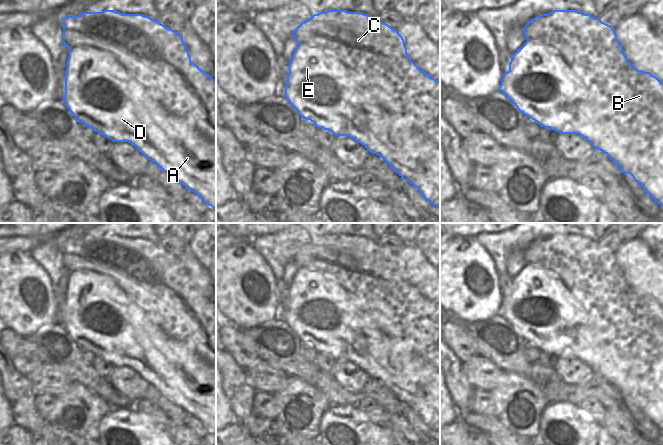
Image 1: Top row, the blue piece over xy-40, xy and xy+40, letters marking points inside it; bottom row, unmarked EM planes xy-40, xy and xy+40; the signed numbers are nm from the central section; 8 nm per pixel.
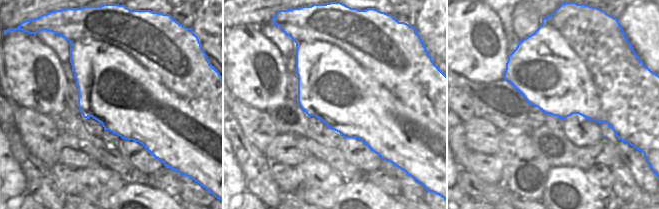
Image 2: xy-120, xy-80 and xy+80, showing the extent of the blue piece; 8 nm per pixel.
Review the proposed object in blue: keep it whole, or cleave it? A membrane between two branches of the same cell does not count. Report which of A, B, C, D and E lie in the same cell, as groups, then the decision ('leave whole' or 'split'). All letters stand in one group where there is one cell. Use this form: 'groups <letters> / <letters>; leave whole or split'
groups A B D E / C; split

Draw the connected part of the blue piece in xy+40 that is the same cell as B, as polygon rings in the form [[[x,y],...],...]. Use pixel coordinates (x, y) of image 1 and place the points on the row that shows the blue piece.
[[[527,40],[511,57],[509,71],[503,74],[499,90],[517,107],[524,115],[534,120],[544,128],[550,128],[562,134],[578,134],[591,143],[593,148],[604,152],[624,174],[630,174],[647,192],[647,194],[660,206],[663,207],[663,82],[651,74],[643,72],[643,79],[624,78],[618,80],[610,76],[606,84],[614,84],[617,93],[608,96],[592,96],[585,82],[573,71],[565,58],[554,48],[536,40]]]

